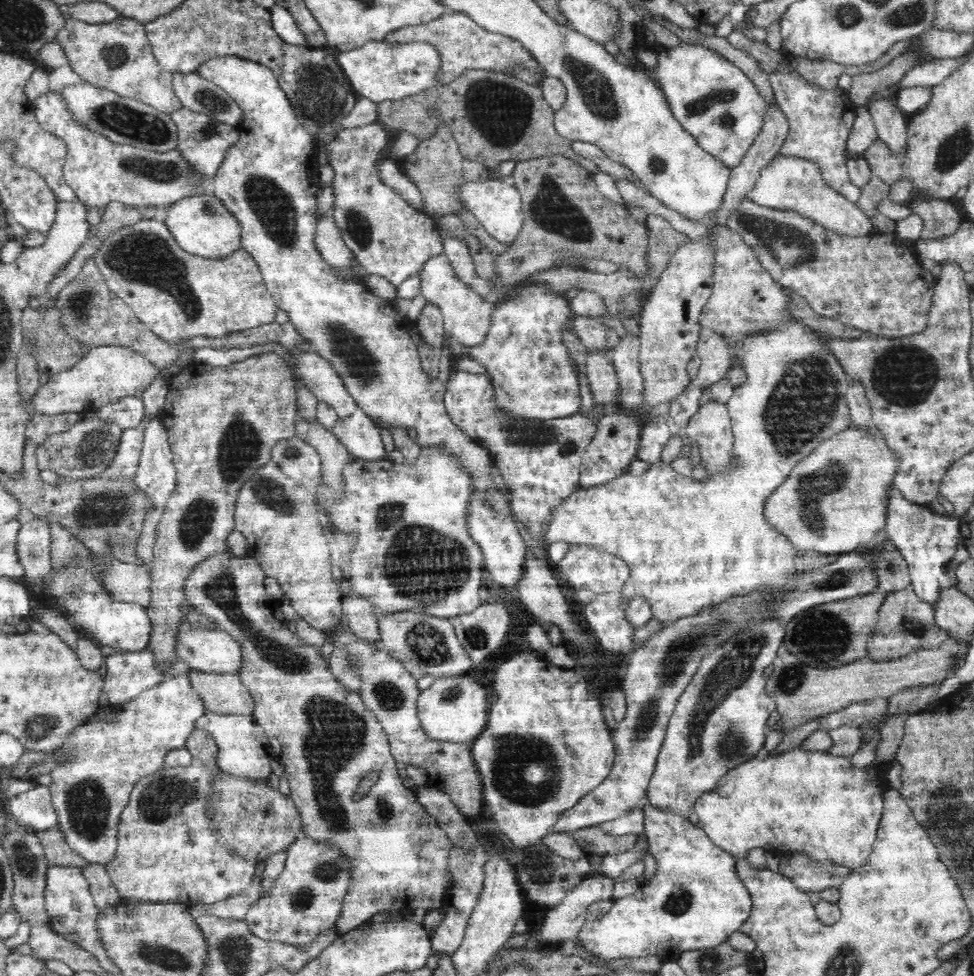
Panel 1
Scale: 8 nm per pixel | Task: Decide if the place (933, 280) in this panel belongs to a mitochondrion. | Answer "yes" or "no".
no

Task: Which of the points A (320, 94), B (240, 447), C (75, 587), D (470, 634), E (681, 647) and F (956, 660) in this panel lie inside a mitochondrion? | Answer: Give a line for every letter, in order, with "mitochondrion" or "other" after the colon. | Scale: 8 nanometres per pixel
A: mitochondrion
B: mitochondrion
C: mitochondrion
D: mitochondrion
E: mitochondrion
F: other

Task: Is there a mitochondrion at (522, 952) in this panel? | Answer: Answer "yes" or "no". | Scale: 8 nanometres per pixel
no

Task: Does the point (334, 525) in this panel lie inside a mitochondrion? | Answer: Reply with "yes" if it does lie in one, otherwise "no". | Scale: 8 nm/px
no

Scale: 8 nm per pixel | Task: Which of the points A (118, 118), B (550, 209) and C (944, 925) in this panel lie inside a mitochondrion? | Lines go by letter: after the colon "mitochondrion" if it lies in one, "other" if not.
A: mitochondrion
B: mitochondrion
C: other

